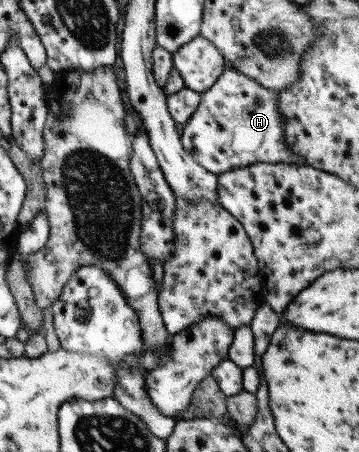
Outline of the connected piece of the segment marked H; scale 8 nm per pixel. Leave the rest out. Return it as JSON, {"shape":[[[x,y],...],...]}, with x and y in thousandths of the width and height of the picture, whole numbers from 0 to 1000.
{"shape":[[[621,133],[618,157],[588,195],[557,206],[549,241],[504,281],[501,316],[507,330],[526,338],[549,365],[599,387],[688,369],[705,361],[827,361],[847,365],[844,345],[822,341],[794,314],[788,296],[788,252],[772,235],[772,204],[738,197],[705,175],[657,157],[632,133]]]}

